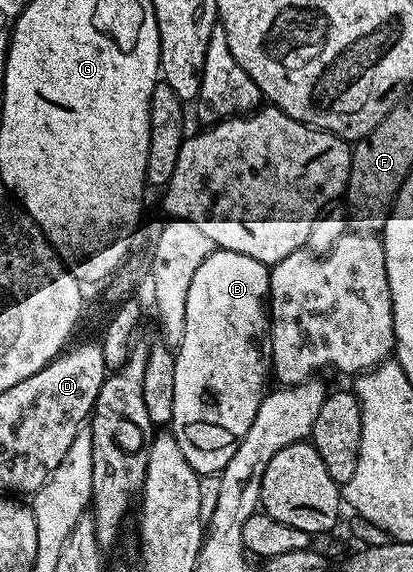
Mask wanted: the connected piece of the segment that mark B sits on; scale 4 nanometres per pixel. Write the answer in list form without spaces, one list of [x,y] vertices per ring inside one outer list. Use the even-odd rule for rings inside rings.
[[[217,248],[209,257],[195,270],[195,278],[191,278],[191,290],[187,290],[187,318],[183,326],[183,342],[176,345],[175,355],[175,410],[173,411],[173,422],[171,431],[174,438],[179,442],[183,455],[187,462],[201,476],[220,474],[231,462],[231,454],[239,450],[239,442],[251,430],[251,422],[255,422],[255,414],[259,410],[261,400],[267,394],[265,383],[271,380],[271,357],[273,351],[269,345],[269,313],[267,311],[267,297],[269,295],[269,269],[270,265],[259,262],[255,258],[247,258],[247,254],[235,254],[231,250]]]

